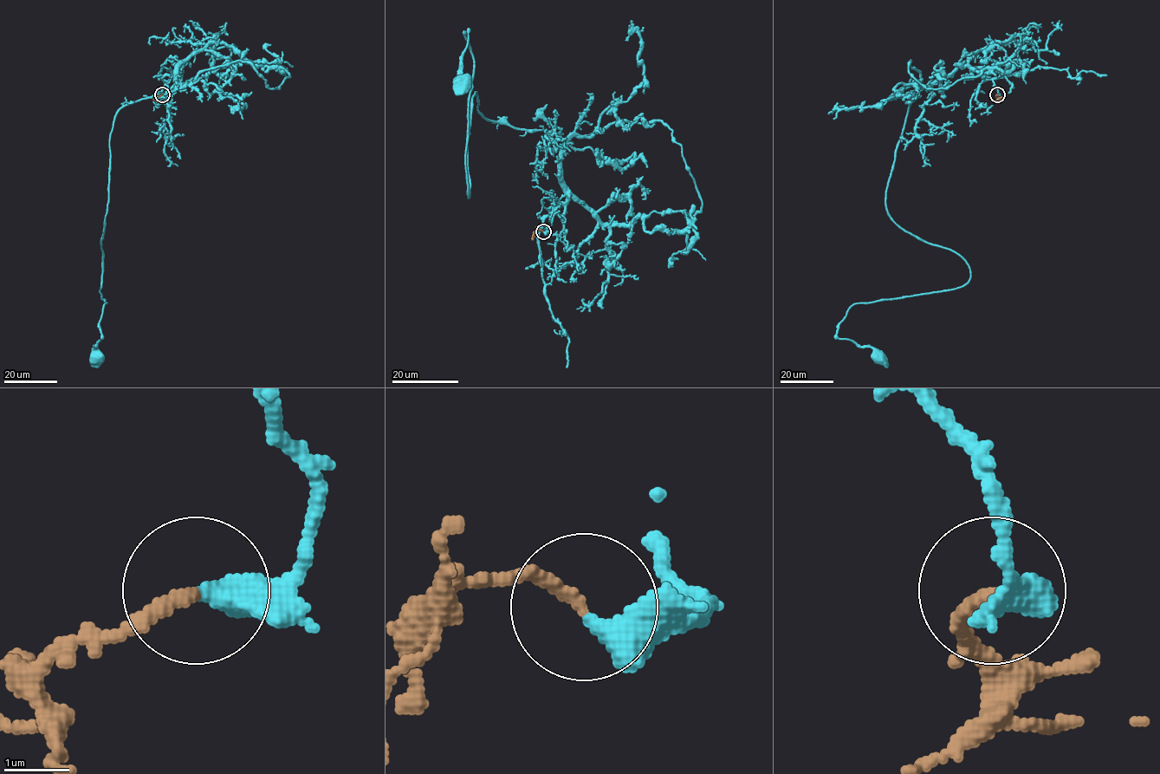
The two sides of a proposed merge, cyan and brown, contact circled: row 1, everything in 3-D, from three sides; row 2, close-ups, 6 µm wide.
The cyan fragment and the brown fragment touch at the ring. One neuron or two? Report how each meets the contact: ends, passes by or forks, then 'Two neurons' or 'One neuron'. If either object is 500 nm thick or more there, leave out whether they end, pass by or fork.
At the ring cyan ends. At the ring brown ends. One neuron

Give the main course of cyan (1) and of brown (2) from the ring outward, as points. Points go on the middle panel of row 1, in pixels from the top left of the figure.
1: (543, 231), (568, 194), (563, 140), (489, 120), (476, 92), (468, 198), (468, 31), (462, 86)
2: (543, 231), (537, 230), (531, 240)

